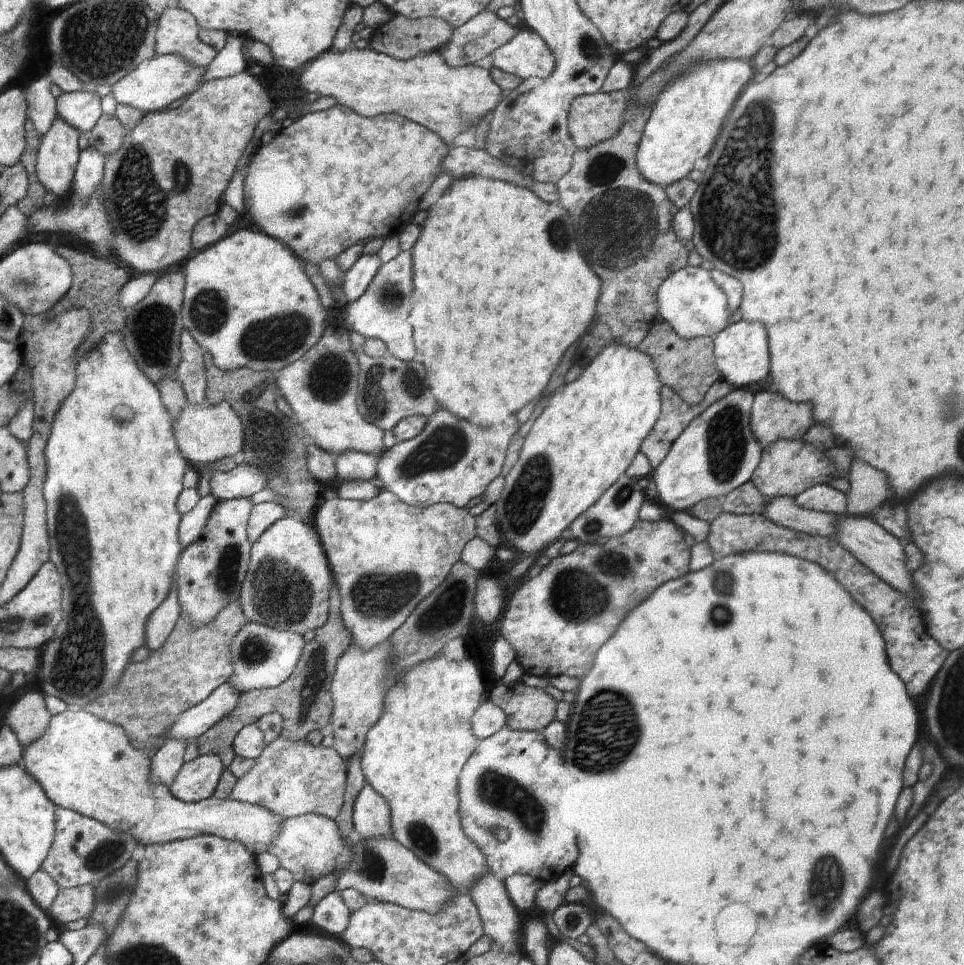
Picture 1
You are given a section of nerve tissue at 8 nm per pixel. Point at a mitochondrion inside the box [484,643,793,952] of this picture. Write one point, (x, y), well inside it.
(592, 747)

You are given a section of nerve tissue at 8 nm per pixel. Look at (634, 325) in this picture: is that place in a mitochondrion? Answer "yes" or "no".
no

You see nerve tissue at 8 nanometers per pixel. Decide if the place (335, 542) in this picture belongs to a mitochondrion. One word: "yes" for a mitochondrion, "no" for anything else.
no

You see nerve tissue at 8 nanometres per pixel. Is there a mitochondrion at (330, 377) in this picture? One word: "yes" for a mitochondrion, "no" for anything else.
yes

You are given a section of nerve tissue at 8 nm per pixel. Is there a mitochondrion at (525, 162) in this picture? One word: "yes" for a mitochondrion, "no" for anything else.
no

